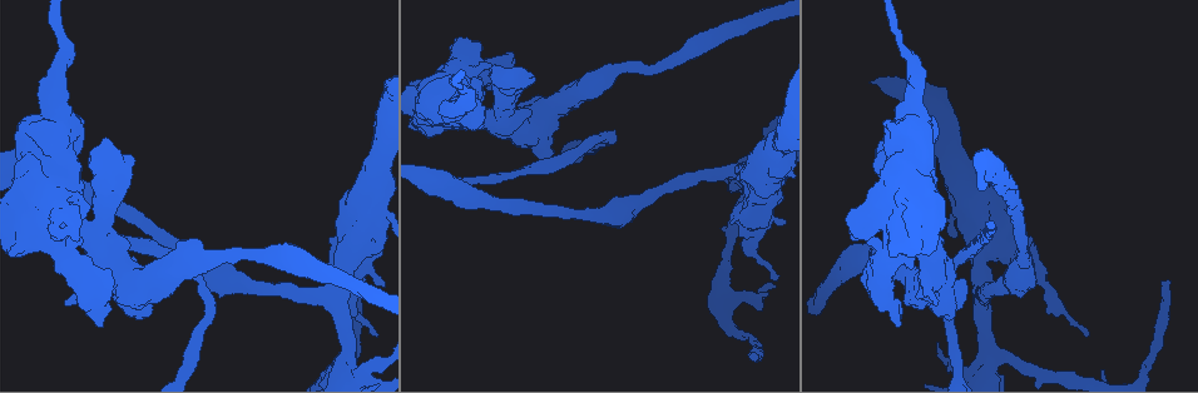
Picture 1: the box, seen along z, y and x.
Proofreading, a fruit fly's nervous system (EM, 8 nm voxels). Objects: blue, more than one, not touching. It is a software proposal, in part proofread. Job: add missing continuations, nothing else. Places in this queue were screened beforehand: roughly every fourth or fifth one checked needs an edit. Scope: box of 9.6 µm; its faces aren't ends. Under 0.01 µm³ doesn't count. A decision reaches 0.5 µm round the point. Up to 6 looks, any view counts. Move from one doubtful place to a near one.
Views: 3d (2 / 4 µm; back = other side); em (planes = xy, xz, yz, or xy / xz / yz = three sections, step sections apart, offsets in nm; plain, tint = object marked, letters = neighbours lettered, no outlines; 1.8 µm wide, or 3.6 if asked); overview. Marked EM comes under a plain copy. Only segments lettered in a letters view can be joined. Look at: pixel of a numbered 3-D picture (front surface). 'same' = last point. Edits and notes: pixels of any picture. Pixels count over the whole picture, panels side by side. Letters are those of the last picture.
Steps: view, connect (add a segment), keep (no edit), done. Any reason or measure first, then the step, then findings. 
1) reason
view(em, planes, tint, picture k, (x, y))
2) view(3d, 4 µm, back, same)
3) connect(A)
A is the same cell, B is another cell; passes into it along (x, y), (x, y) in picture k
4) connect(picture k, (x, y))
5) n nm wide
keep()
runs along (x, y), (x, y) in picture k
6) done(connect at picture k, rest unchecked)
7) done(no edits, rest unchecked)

sharp bend
view(3d, 4 µm, picture 1, (63, 247))

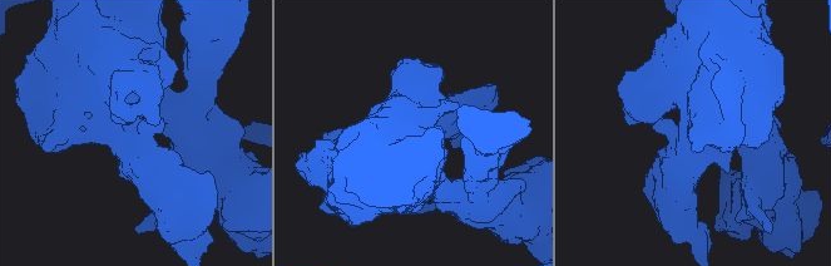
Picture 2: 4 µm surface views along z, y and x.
view(em, xy, step 4, tint, picture 2, (135, 137))

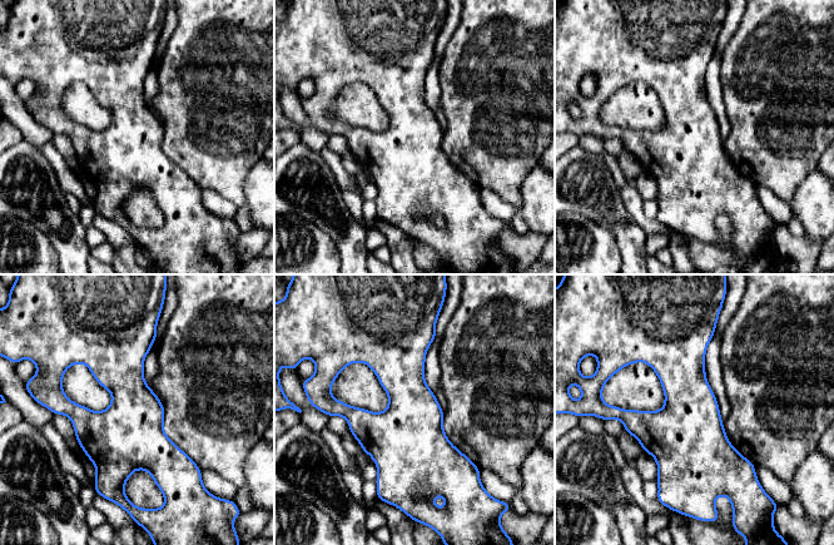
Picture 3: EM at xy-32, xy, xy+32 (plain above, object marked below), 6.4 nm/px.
another direction
view(em, planes, letters, same)

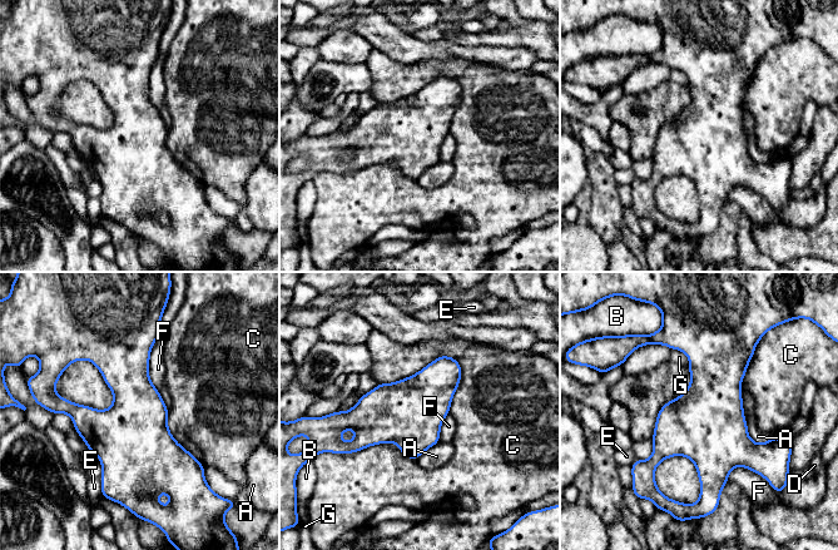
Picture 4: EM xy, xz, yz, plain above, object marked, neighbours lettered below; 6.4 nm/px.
F touches over 480 nm
keep()
A, B, C, D, E, F and G are other cells; no lettered segment goes on from it

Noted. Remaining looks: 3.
an open end
view(em, planes, tint, picture 1, (992, 225))

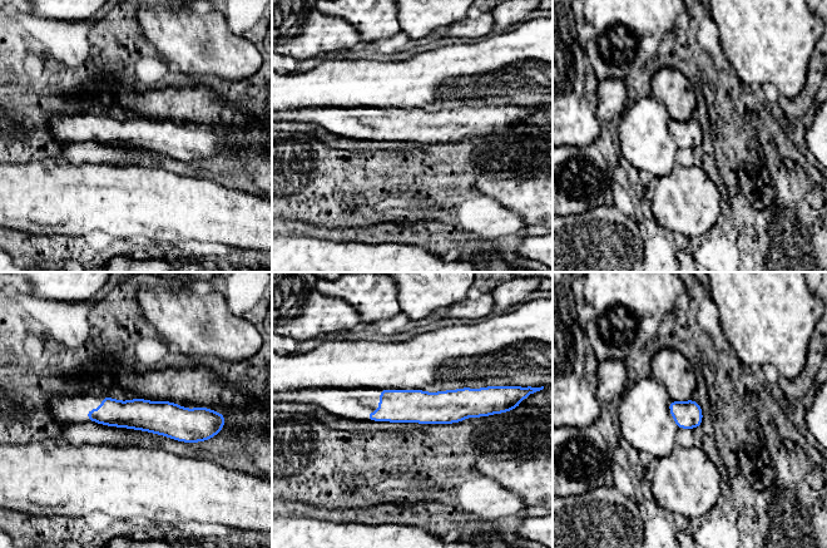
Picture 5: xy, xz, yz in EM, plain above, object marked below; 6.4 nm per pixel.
see the neighbours
view(em, planes, letters, same)

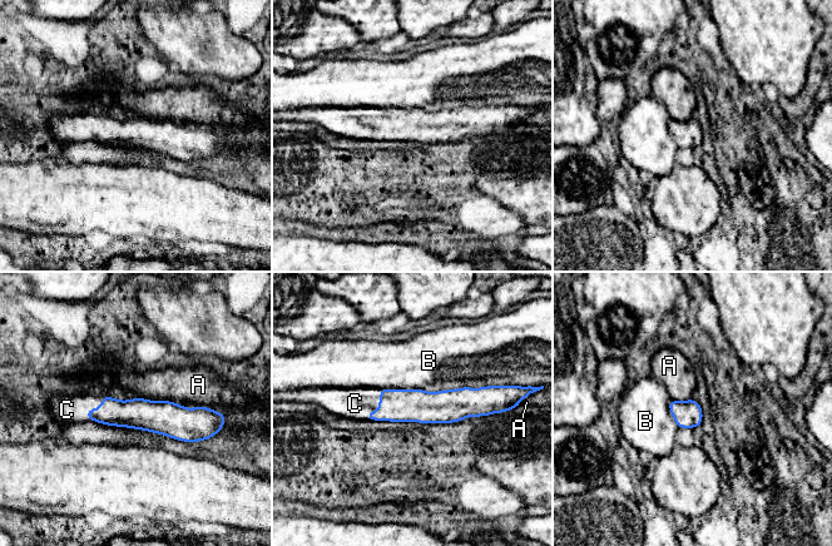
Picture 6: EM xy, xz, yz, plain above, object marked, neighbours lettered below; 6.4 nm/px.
B touches over 750 nm
connect(C)
C is the same cell, A and B are other cells; it goes on there

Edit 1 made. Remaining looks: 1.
long arm stops here
view(em, planes, letters, picture 1, (1167, 281))

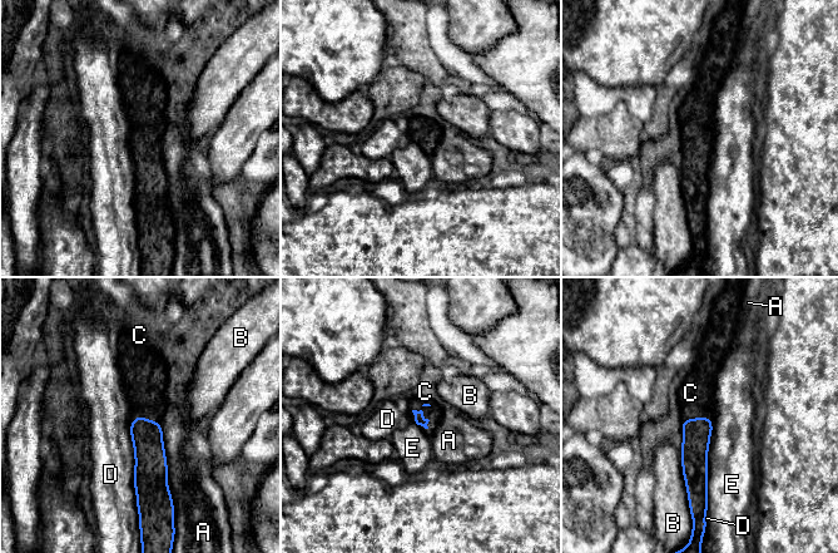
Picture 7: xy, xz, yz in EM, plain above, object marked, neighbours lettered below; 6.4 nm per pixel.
connect(C)
C is the same cell, A, B, D and E are other cells; passes into it along (697, 431), (682, 421), (690, 393) in picture 7; the neuron continues

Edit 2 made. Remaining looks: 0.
done(connect at picture 6, connect at picture 7, rest unchecked)

